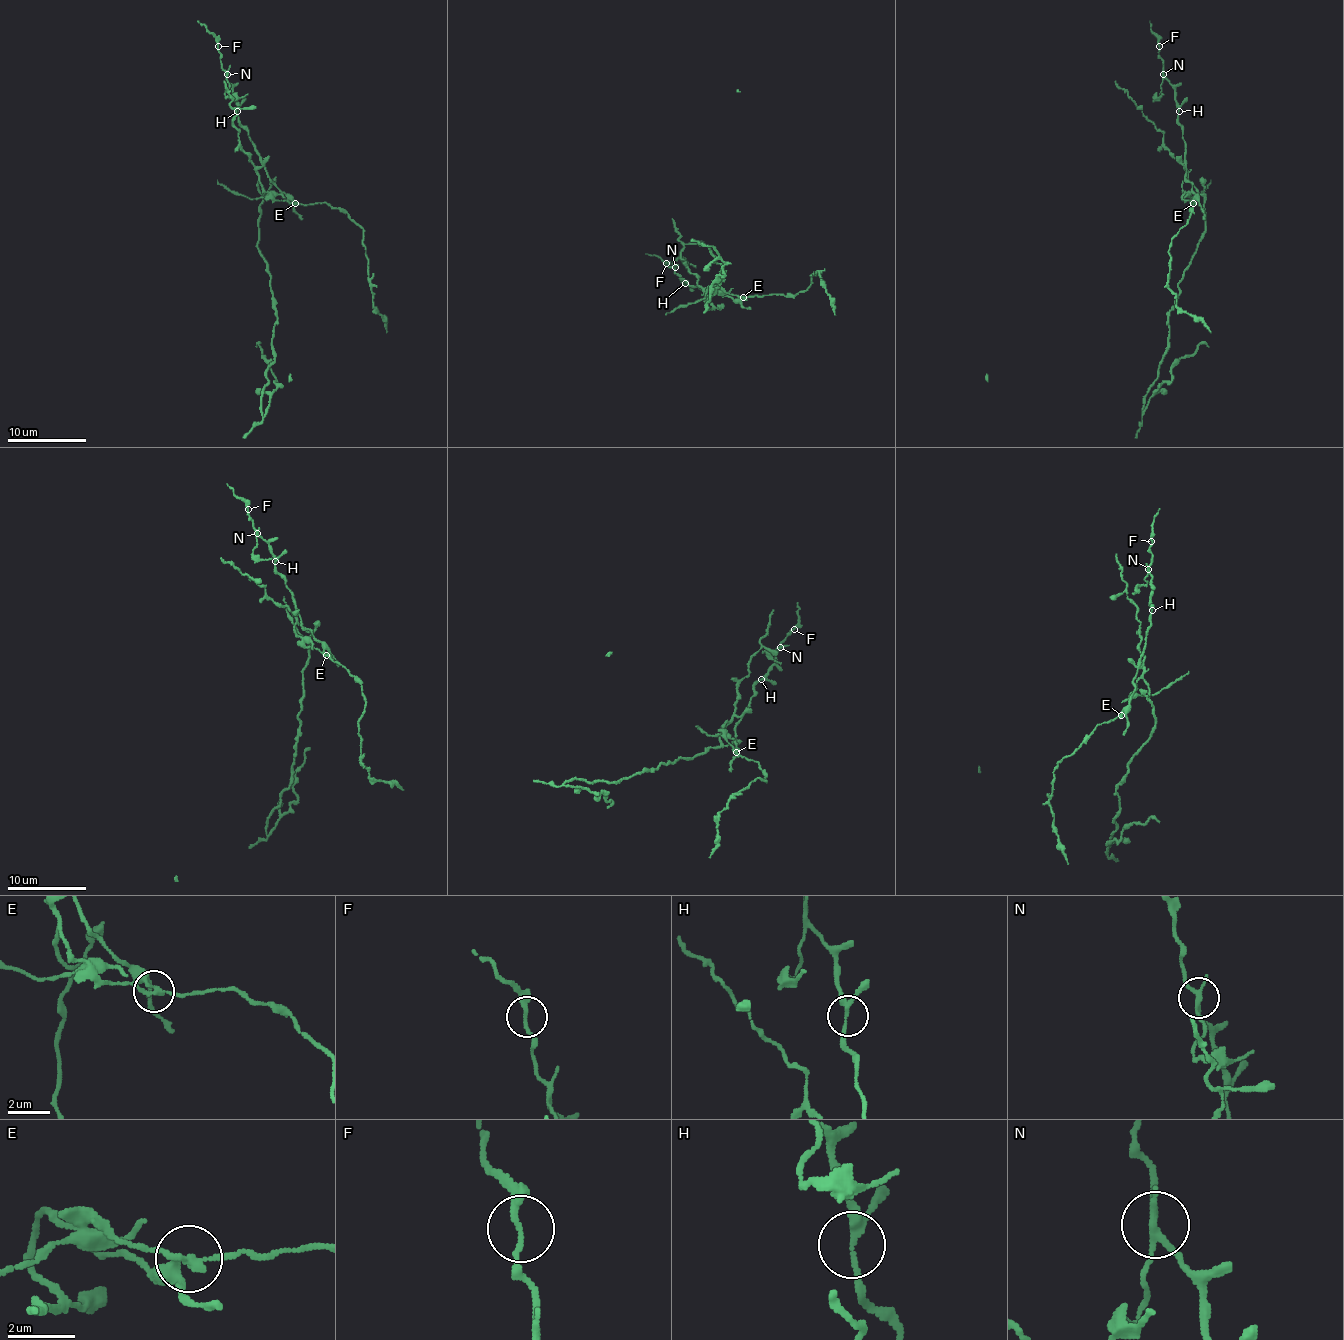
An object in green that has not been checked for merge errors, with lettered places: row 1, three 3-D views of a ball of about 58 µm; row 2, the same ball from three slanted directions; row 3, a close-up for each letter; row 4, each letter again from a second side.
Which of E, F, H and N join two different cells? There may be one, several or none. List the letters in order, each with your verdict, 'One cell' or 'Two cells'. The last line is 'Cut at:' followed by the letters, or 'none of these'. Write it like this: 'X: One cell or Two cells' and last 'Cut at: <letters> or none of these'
E: Two cells
F: One cell
H: One cell
N: Two cells
Cut at: E, N

